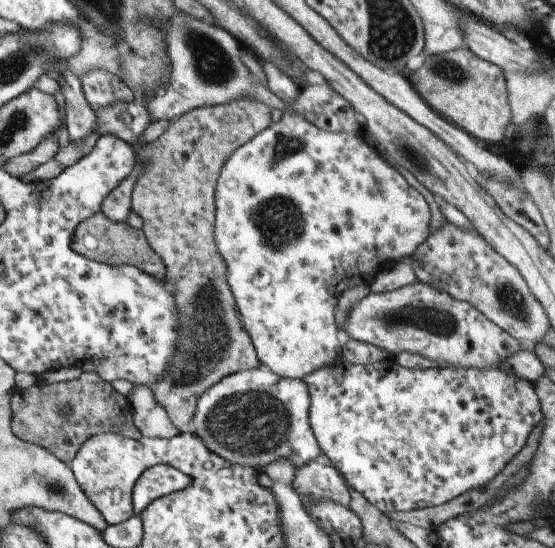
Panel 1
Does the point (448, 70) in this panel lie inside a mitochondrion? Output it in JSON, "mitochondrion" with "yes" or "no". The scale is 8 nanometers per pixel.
{"mitochondrion":"yes"}

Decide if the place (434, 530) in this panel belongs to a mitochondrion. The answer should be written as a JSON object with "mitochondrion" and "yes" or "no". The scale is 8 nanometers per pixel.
{"mitochondrion":"no"}

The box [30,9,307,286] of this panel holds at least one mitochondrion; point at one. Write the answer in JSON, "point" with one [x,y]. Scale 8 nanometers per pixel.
{"point":[212,65]}

